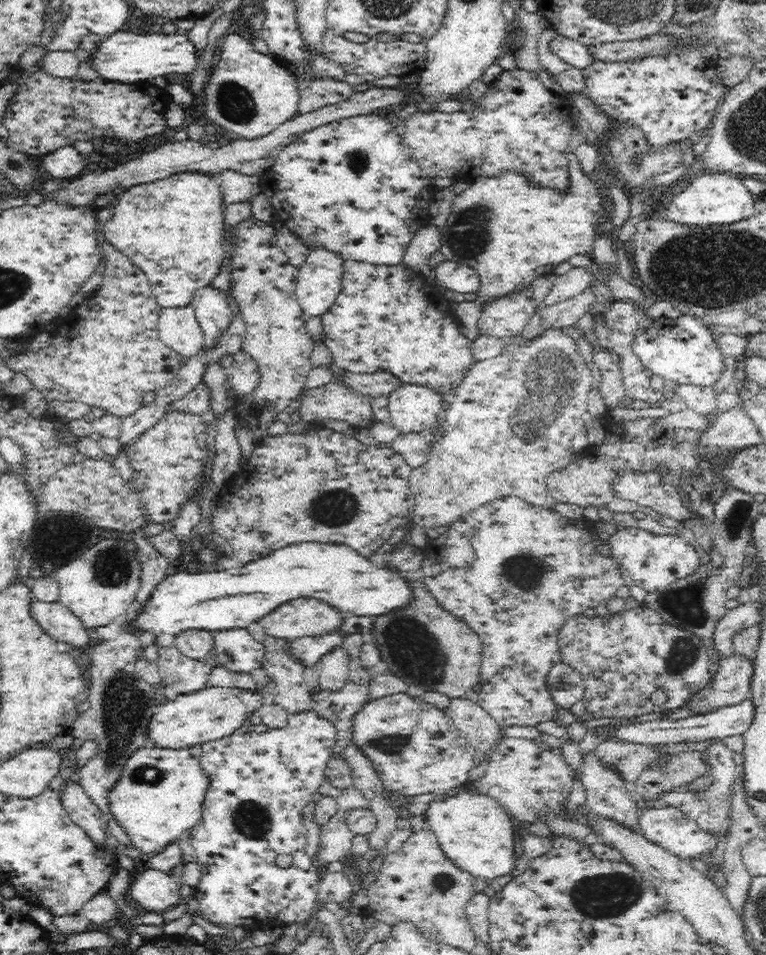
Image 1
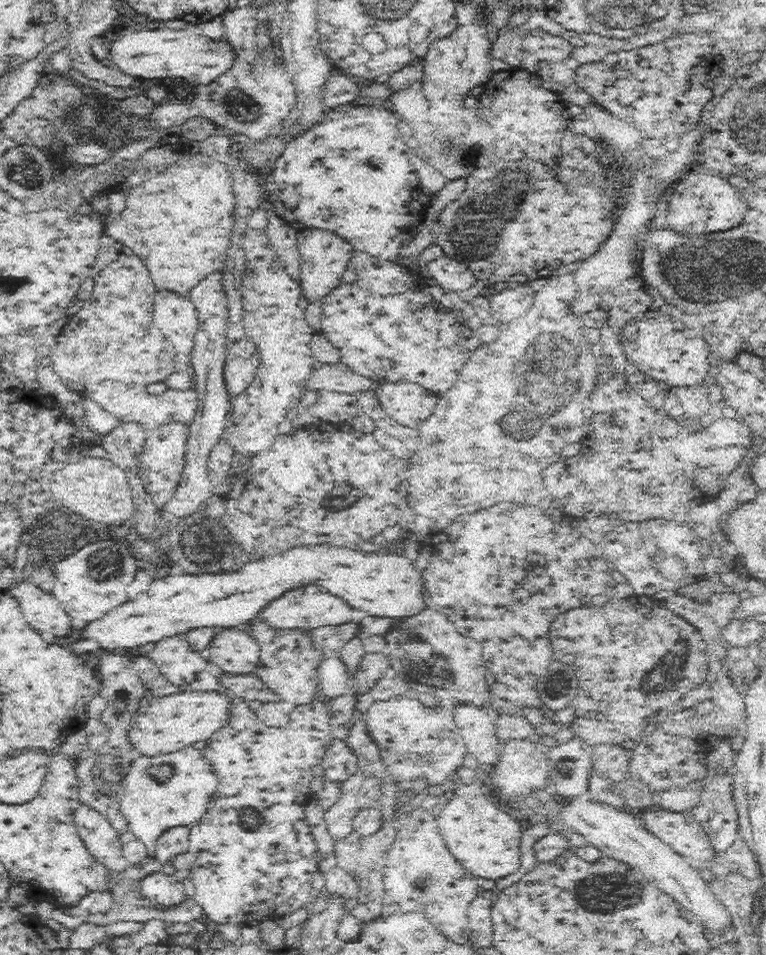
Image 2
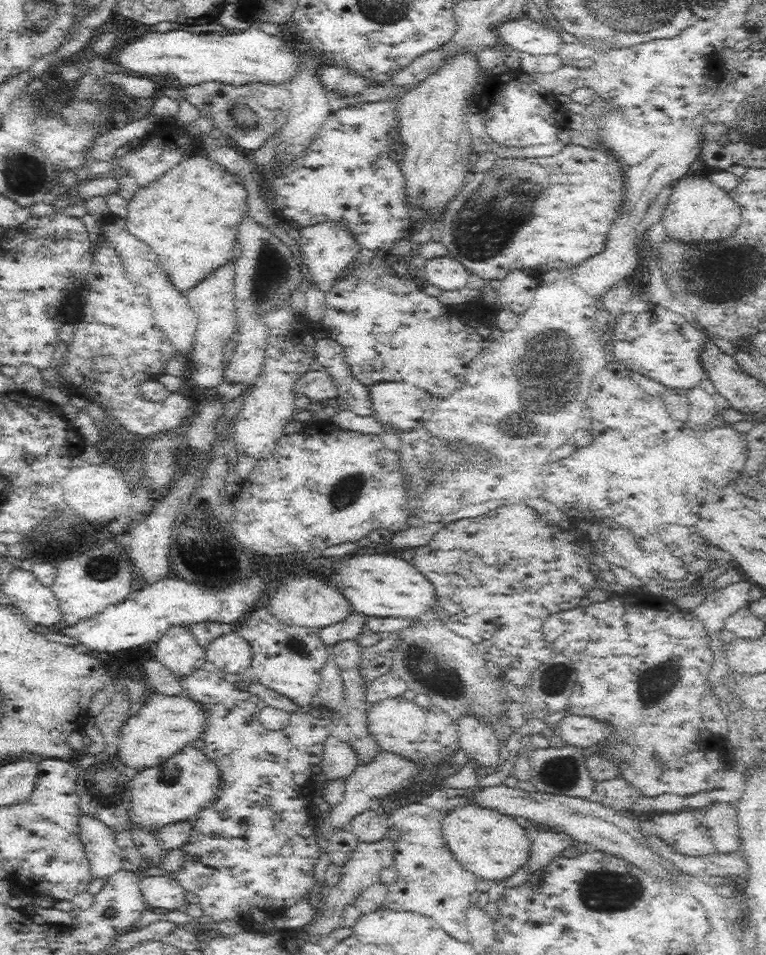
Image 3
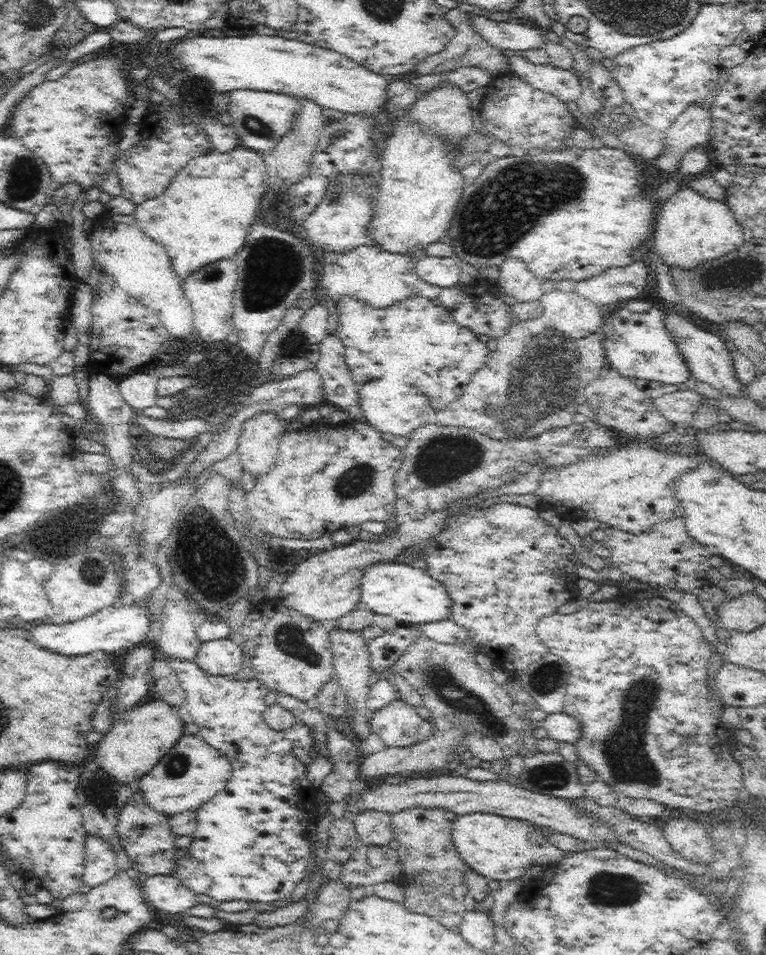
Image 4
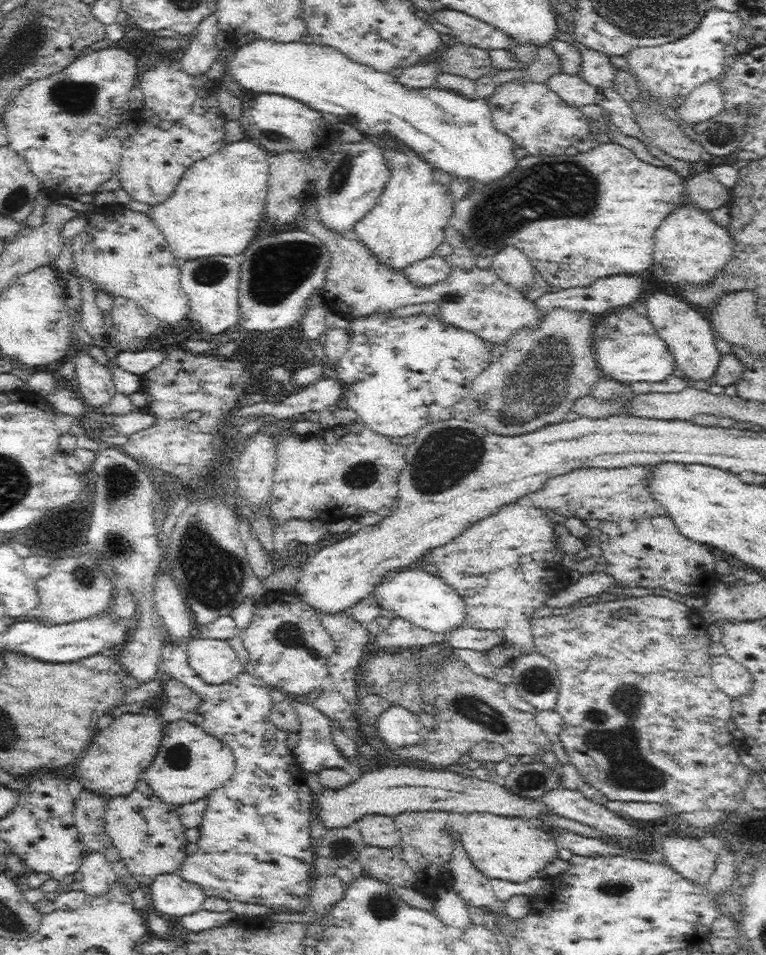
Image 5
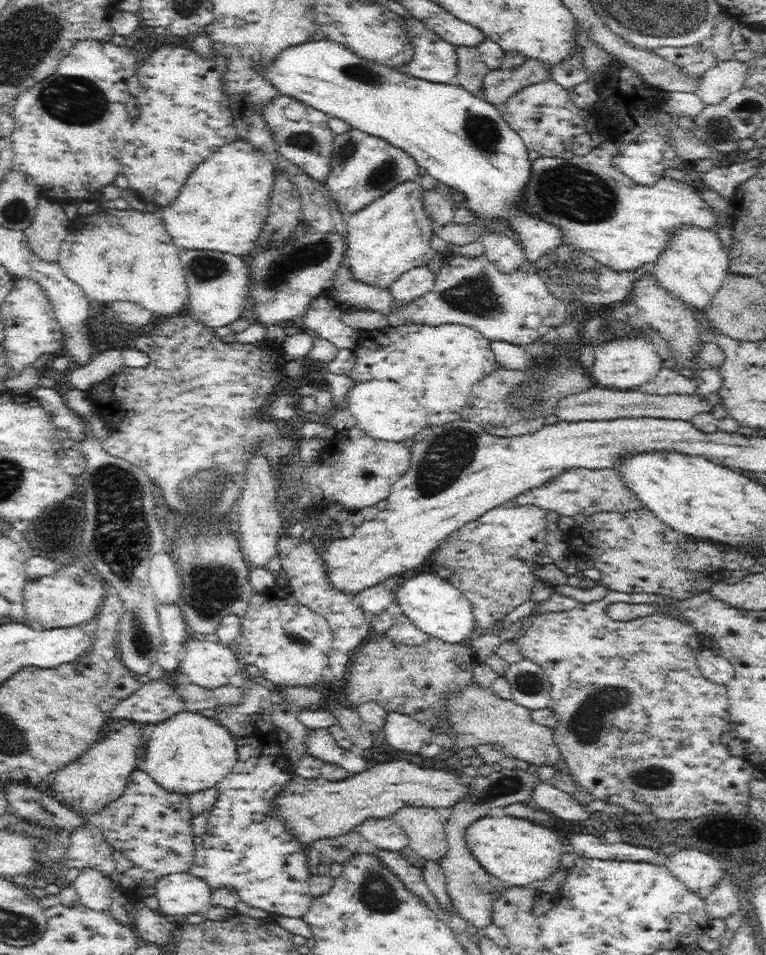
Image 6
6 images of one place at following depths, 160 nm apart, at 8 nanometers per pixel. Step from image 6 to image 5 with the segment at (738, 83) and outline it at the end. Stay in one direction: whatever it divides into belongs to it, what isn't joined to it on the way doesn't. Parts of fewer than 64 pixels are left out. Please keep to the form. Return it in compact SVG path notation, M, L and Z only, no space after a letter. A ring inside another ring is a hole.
M718 79L704 82L691 94L685 97L683 103L677 108L678 116L684 124L698 124L710 120L724 109L724 91Z

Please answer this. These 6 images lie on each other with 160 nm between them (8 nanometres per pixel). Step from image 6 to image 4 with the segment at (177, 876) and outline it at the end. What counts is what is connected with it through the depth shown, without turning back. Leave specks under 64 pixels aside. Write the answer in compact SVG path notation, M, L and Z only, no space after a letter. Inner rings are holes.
M174 874L154 875L141 879L143 896L154 911L162 913L184 913L190 910L203 896L194 894Z

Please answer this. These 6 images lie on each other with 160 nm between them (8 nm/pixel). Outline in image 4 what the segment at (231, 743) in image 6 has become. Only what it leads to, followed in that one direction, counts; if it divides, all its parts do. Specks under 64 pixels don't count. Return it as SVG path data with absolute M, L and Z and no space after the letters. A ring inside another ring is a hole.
M182 734L179 742L160 758L160 762L138 779L135 788L142 791L150 808L171 816L184 811L196 811L225 788L231 774L231 762L219 750L206 744L199 735Z

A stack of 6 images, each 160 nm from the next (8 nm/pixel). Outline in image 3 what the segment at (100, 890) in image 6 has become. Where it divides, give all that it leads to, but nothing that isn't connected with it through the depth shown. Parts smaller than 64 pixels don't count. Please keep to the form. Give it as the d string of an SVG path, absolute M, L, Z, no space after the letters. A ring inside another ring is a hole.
M82 812L79 825L79 835L90 863L90 875L97 886L103 883L107 876L123 869L122 851L112 826L108 826L98 817Z

